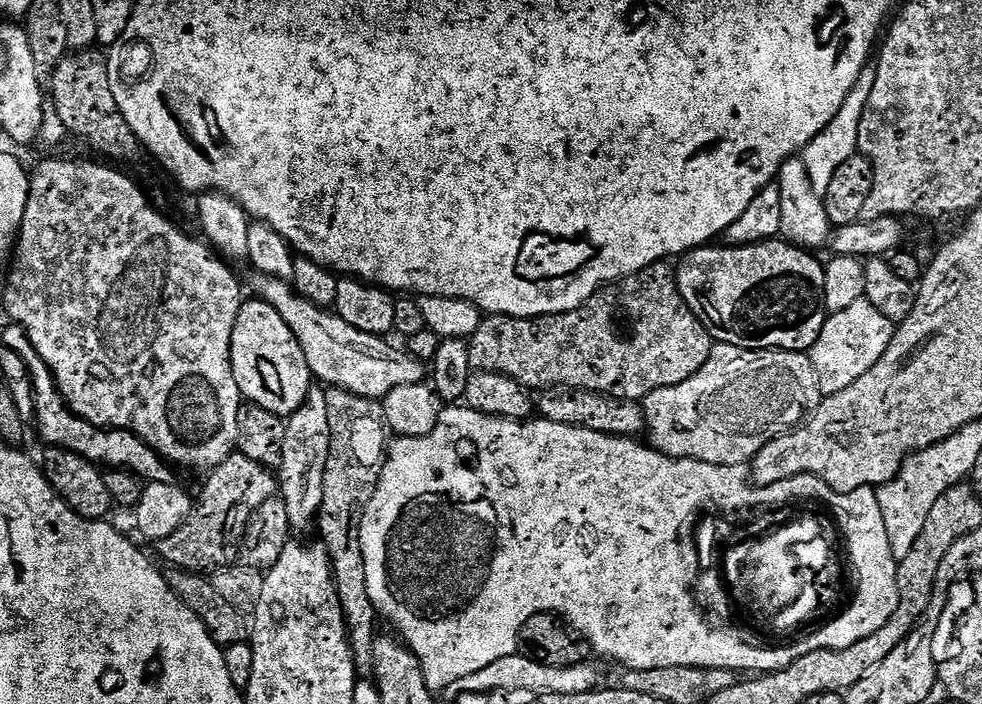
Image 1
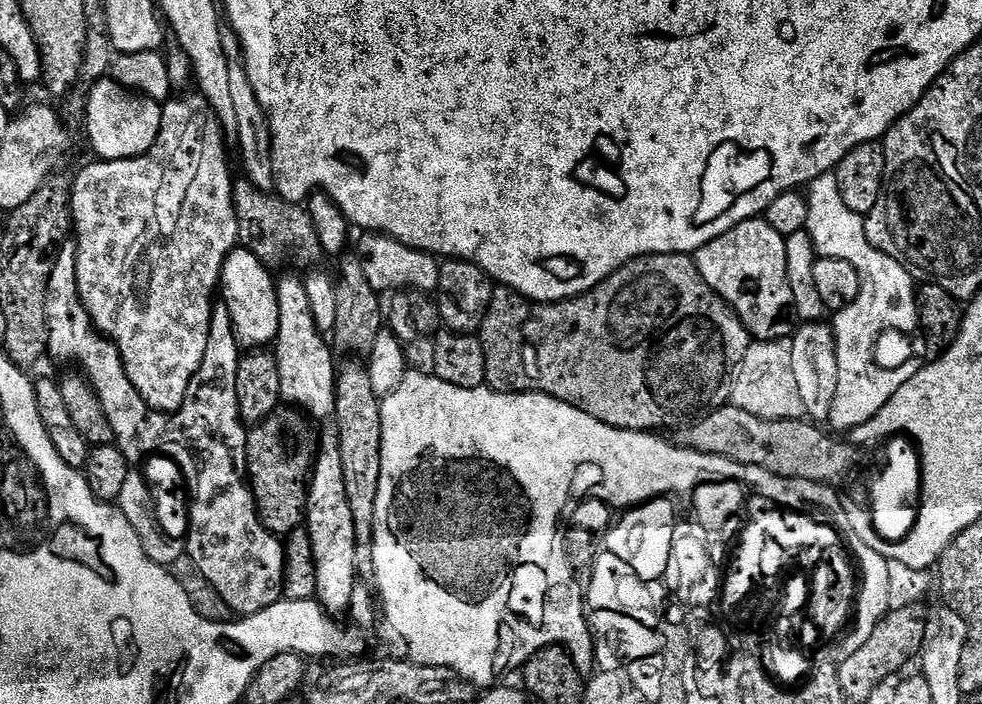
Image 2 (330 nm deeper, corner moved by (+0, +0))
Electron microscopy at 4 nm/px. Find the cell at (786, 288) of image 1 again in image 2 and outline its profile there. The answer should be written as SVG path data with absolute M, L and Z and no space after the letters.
M757 218L734 226L694 254L702 278L736 311L749 337L756 340L787 340L794 332L785 239L774 226Z

